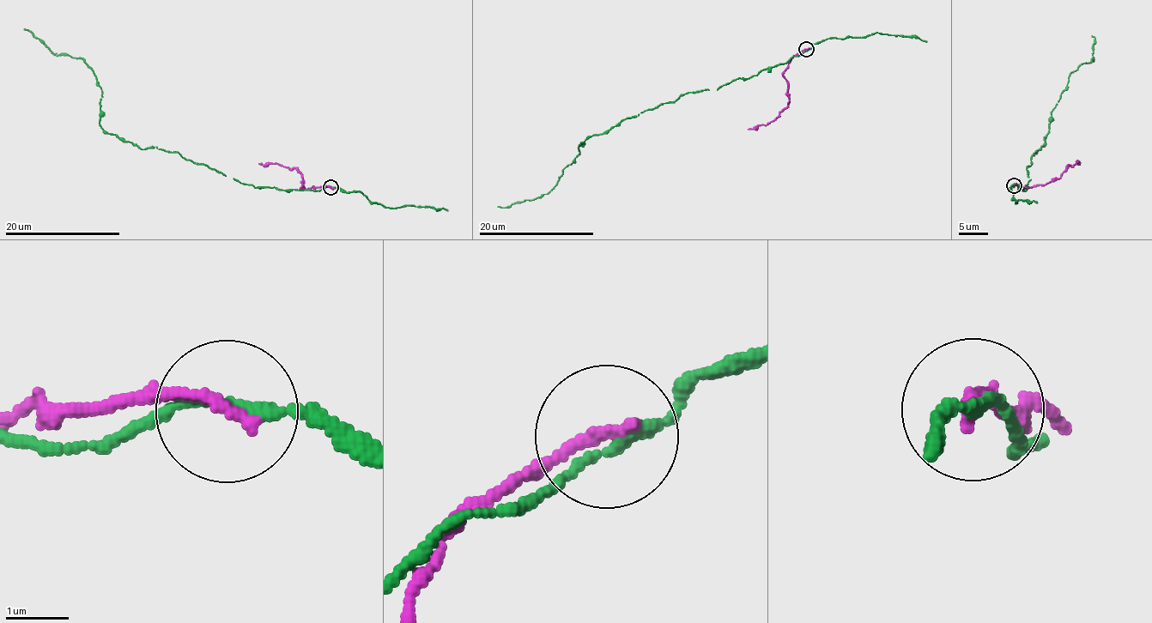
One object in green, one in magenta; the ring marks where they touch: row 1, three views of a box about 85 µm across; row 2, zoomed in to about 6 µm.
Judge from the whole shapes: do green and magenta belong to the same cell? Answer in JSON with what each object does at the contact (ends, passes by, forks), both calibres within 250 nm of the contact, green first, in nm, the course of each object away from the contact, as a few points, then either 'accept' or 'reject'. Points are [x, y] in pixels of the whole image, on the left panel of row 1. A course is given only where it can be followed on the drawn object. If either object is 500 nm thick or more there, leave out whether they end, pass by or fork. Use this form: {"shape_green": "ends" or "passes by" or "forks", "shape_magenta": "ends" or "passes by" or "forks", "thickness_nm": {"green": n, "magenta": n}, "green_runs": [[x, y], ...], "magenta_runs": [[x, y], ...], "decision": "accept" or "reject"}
{"shape_green": "passes by", "shape_magenta": "ends", "thickness_nm": {"green": 150, "magenta": 220}, "green_runs": [[330, 188], [253, 187], [110, 134], [99, 123], [102, 88], [93, 70], [51, 52], [23, 28]], "magenta_runs": [[330, 188], [300, 189], [303, 186], [300, 174], [276, 163], [258, 163]], "decision": "reject"}

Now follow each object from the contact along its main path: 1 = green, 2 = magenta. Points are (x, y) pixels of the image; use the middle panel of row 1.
1: (806, 49), (756, 75), (688, 92), (593, 134), (546, 194), (497, 207)
2: (806, 49), (791, 59), (783, 75), (786, 81), (787, 107), (765, 124), (748, 129)

